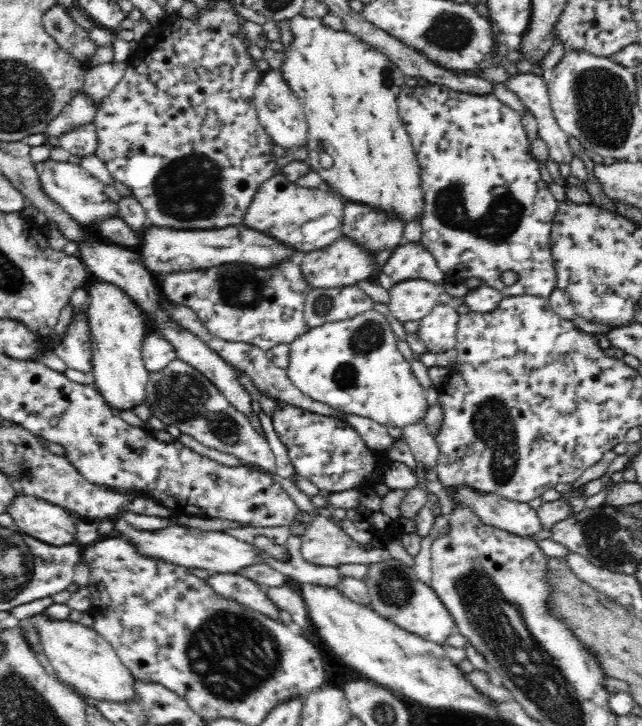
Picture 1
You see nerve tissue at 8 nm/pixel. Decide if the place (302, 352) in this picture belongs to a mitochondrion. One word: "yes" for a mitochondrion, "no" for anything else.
no

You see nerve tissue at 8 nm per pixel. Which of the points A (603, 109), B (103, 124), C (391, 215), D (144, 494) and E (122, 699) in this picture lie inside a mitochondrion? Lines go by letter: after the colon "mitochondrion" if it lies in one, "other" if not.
A: mitochondrion
B: other
C: other
D: other
E: other

